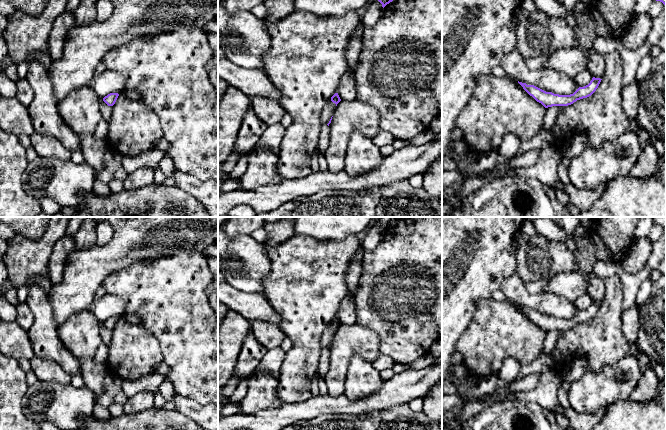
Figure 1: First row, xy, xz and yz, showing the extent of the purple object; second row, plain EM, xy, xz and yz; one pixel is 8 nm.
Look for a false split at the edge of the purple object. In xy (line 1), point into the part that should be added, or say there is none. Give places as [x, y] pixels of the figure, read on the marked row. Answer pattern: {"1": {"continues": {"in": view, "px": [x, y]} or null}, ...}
{"1": {"continues": null}}

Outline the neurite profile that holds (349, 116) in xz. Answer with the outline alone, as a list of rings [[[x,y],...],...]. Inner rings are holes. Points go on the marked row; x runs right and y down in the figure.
[[[358,99],[341,100],[336,106],[329,127],[329,146],[324,155],[327,170],[337,173],[345,169],[345,157],[351,134],[360,131],[372,140],[380,132],[380,115],[376,108]]]

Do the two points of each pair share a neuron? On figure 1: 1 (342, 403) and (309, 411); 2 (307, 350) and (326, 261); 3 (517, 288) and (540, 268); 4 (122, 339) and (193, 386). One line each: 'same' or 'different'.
1: same
2: same
3: different
4: different

